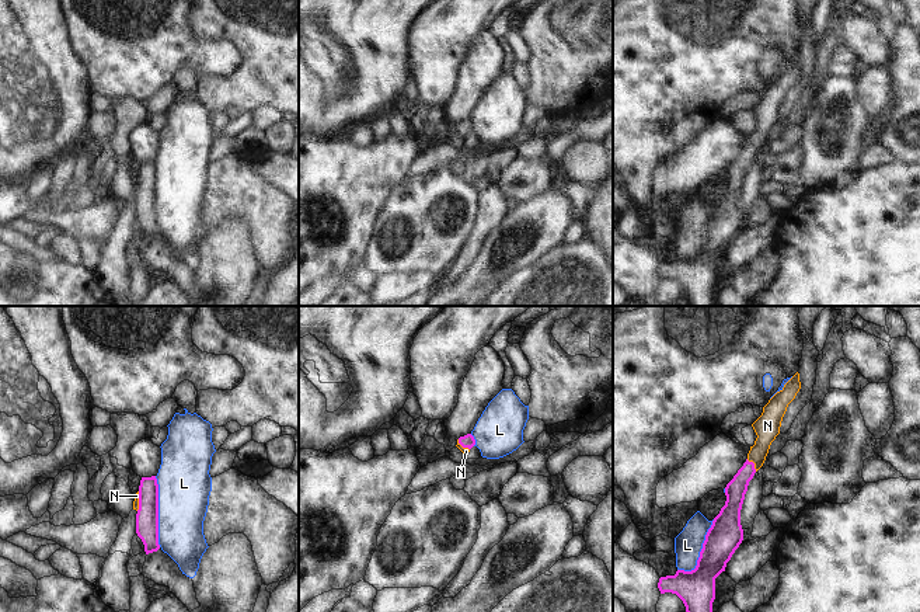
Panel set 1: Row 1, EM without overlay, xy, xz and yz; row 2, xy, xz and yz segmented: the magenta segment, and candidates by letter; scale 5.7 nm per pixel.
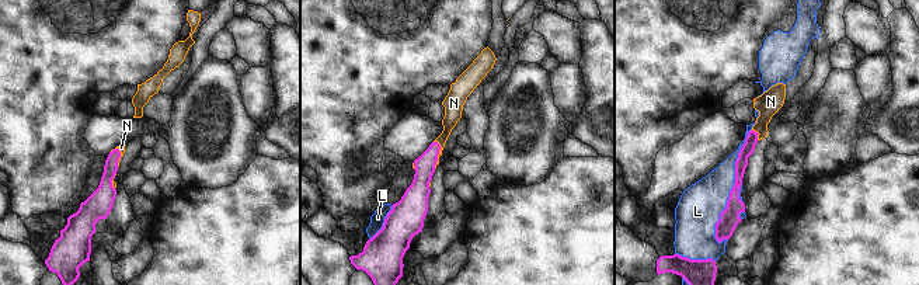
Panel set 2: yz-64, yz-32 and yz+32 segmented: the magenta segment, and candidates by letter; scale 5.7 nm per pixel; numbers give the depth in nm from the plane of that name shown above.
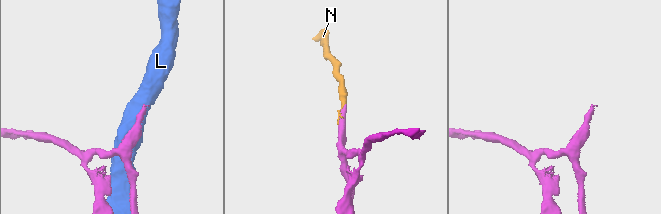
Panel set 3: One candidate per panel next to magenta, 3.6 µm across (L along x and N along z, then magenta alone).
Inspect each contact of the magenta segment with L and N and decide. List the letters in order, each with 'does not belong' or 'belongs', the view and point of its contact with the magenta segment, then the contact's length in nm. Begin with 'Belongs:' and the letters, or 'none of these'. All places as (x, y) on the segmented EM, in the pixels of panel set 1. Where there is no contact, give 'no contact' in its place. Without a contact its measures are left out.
Belongs: N
L: does not belong | xy (157, 511) | 400 nm
N: belongs | yz (753, 463) | 90 nm

